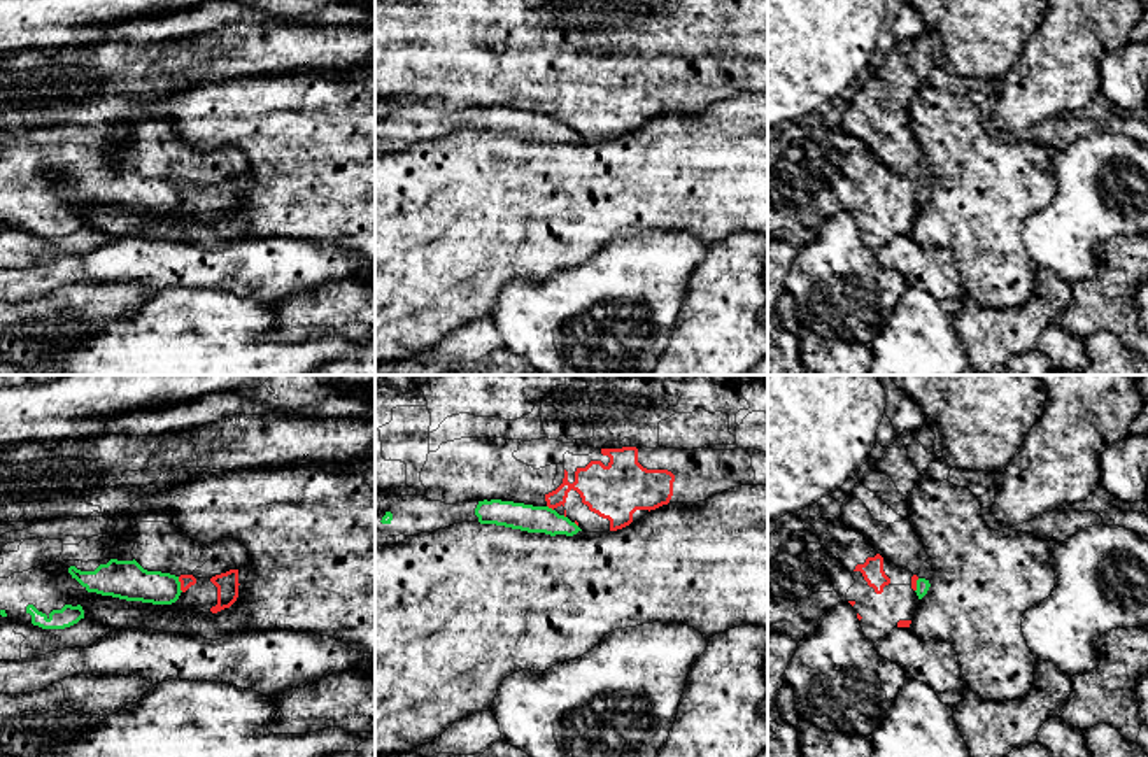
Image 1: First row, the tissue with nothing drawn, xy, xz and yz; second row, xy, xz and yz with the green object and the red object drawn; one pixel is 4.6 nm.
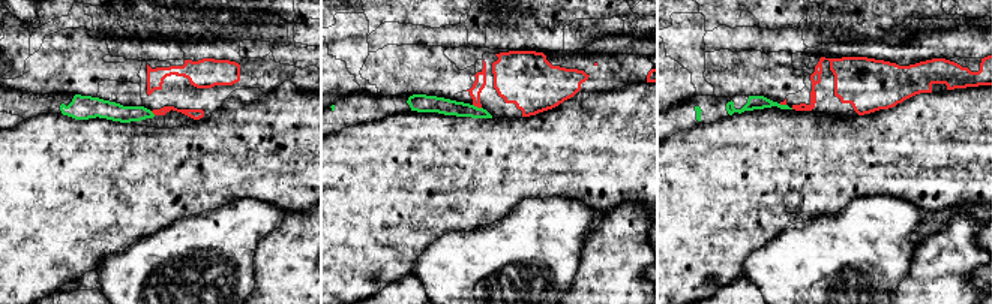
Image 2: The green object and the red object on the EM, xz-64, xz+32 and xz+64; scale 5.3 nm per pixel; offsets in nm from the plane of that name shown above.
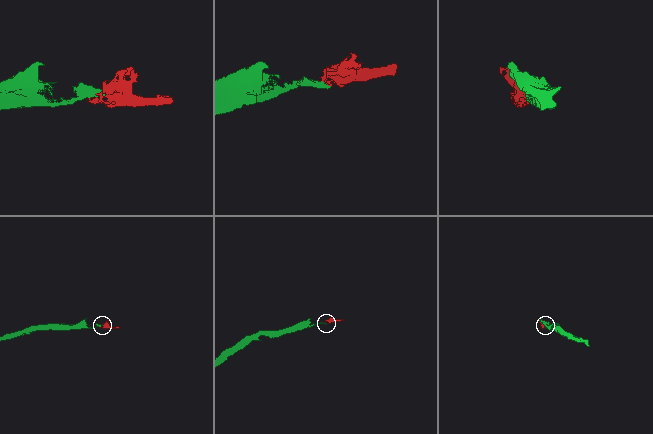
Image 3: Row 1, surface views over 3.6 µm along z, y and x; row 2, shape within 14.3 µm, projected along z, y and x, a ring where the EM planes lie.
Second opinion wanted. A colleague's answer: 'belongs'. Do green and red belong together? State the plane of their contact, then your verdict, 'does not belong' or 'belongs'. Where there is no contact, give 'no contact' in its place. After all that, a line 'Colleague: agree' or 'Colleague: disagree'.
xy | does not belong
Colleague: disagree

